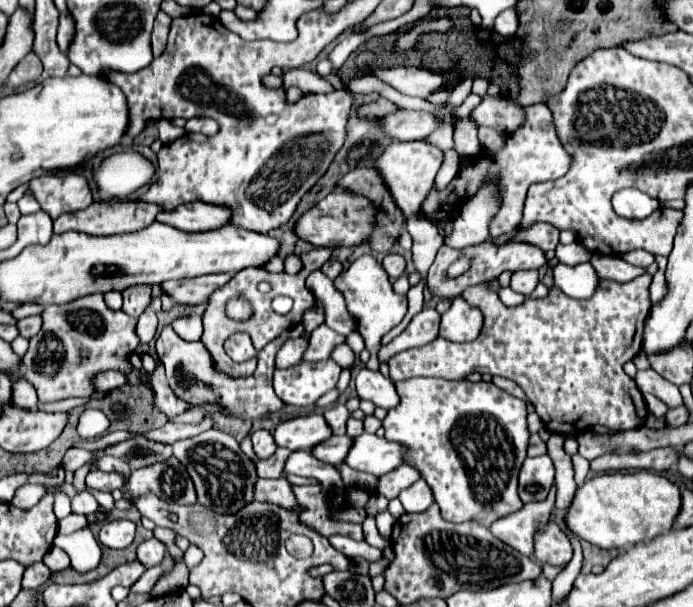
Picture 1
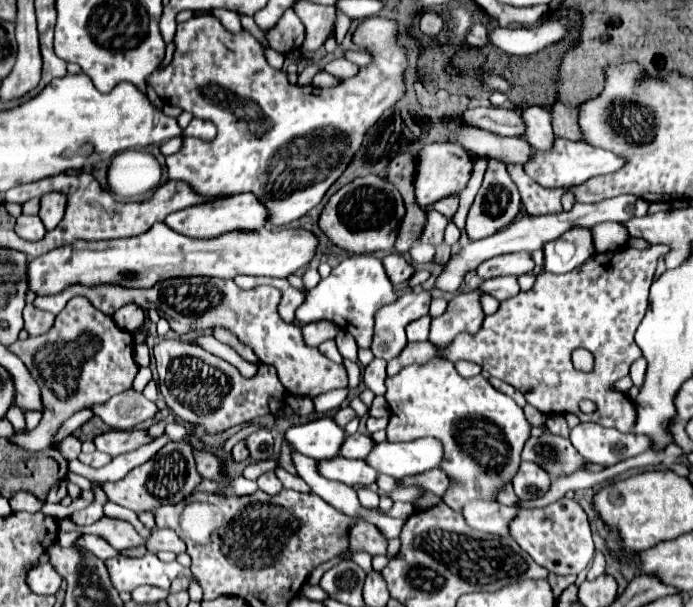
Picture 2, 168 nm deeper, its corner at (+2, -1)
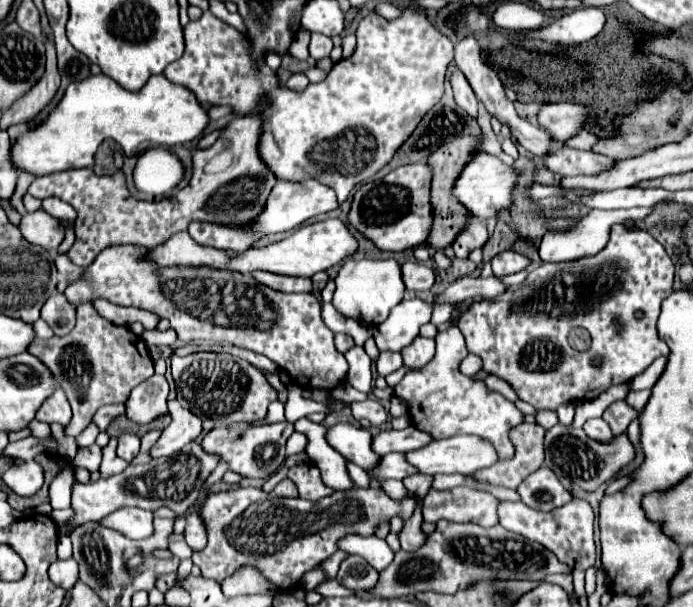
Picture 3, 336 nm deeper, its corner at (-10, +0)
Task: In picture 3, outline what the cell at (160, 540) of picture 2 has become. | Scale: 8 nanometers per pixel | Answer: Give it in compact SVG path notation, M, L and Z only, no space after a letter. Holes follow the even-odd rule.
M190 513L188 521L186 521L186 529L184 529L184 539L190 545L192 551L204 549L206 545L206 529L202 525L200 513Z

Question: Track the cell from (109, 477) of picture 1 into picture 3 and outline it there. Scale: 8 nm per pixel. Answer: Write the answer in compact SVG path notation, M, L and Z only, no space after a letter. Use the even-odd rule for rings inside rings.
M170 399L167 406L172 421L162 431L162 435L154 443L154 447L150 449L152 459L168 457L172 453L178 453L186 443L194 441L202 431L202 421L194 413L184 409L176 399Z

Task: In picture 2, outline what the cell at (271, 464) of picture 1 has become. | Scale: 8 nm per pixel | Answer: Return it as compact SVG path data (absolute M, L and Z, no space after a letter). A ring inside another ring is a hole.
M266 472L258 478L258 488L266 494L278 494L282 490L282 482L276 478L274 472Z

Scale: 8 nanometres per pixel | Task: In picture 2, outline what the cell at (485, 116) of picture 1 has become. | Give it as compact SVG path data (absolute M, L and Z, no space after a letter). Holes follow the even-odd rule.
M532 106L524 108L524 122L526 122L526 136L524 140L532 142L536 150L550 150L554 144L554 130L552 130L552 118L544 108Z

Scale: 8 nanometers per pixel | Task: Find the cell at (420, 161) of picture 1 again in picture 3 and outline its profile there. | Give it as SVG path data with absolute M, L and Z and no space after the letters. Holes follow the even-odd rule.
M476 149L476 151L472 151L470 161L464 165L460 175L456 177L452 195L466 207L466 211L474 213L478 219L490 219L490 217L496 217L496 211L500 207L508 205L514 181L516 181L514 167L508 167L498 157L494 157L482 149Z

